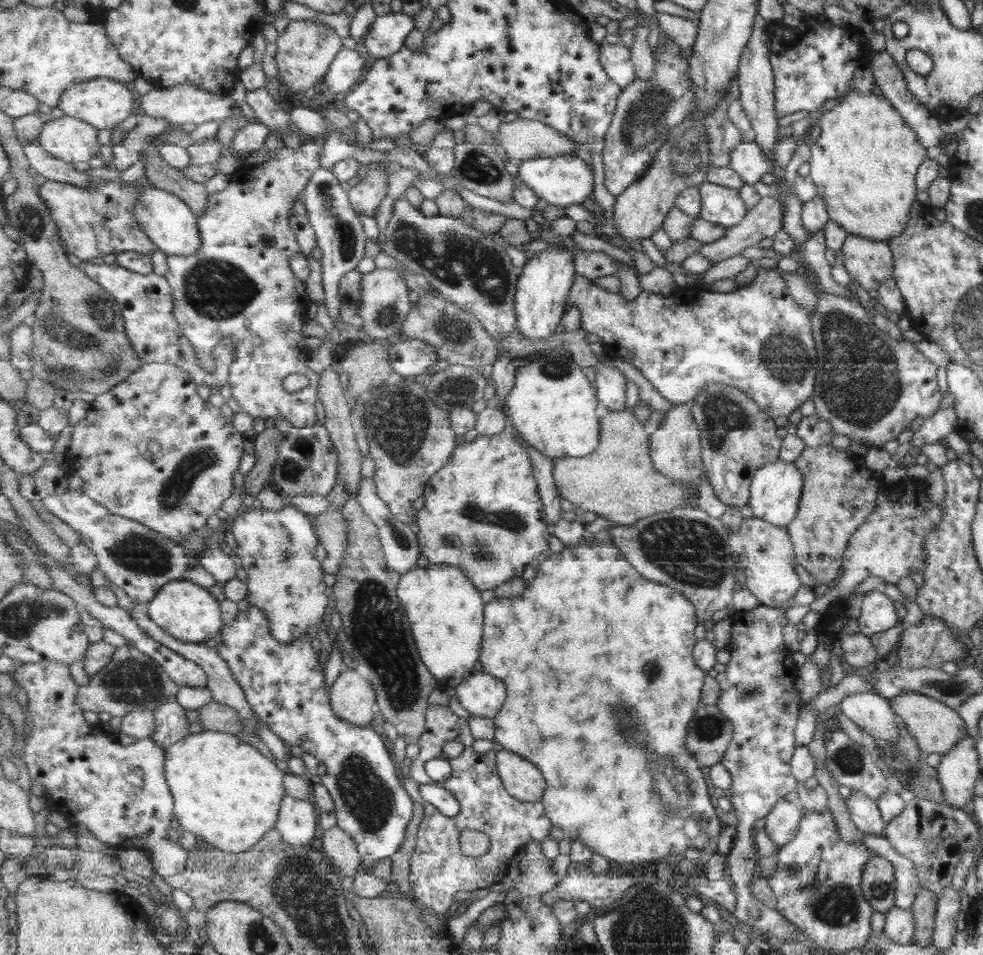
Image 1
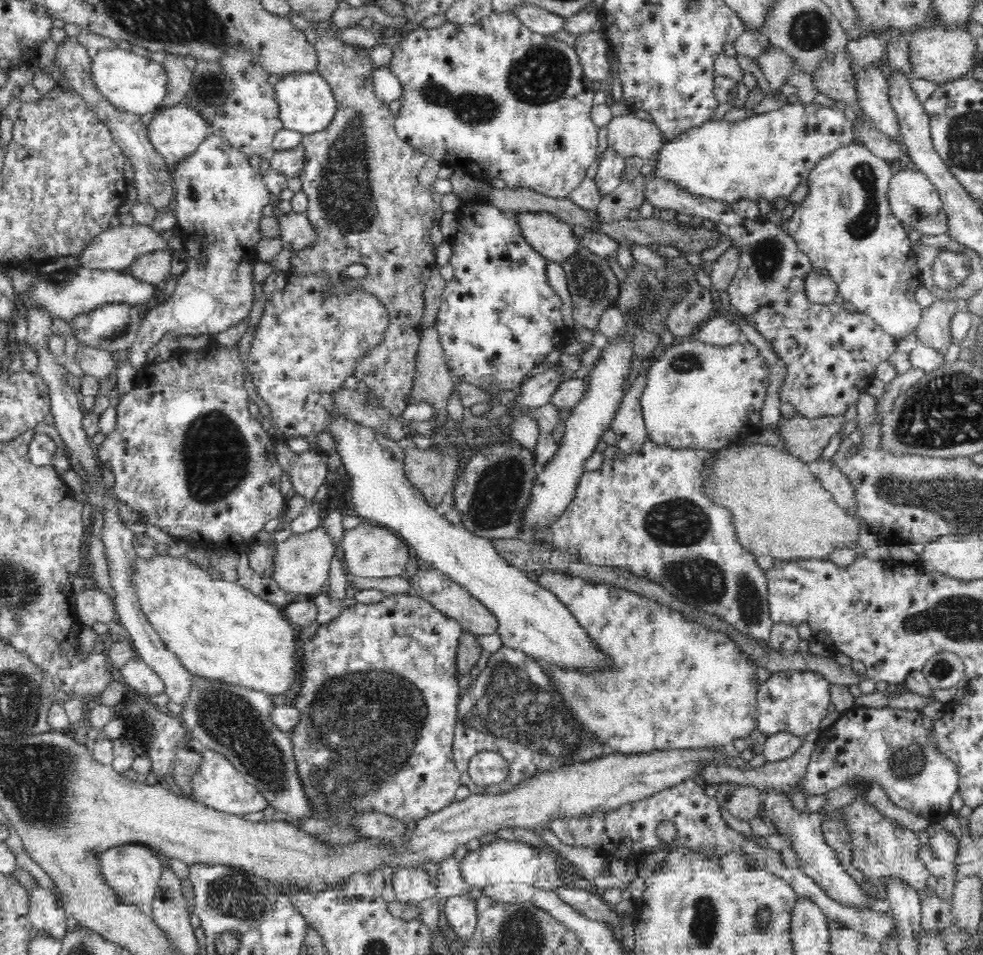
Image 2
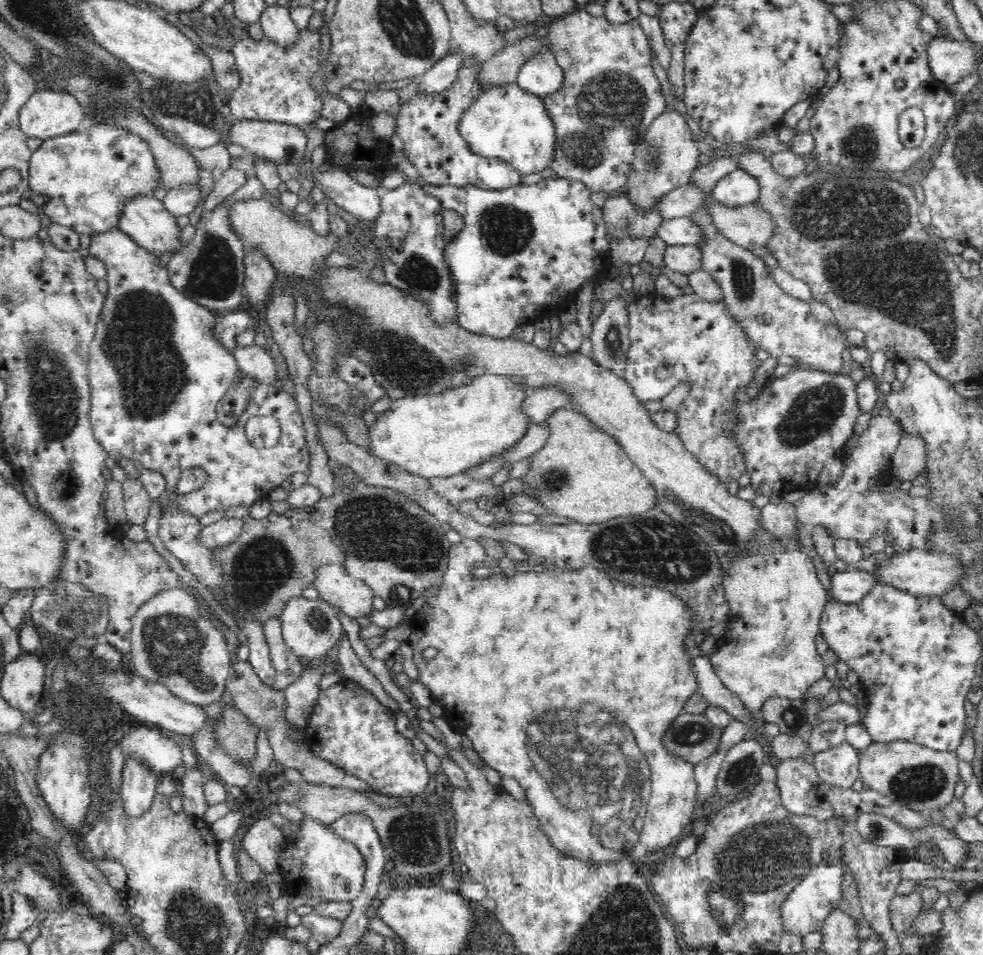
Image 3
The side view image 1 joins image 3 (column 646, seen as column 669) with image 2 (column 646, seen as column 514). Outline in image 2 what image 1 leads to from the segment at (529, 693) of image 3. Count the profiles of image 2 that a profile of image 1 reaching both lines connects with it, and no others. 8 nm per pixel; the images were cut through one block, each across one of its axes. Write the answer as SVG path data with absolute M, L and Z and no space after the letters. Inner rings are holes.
M544 571L537 581L547 590L553 591L558 596L558 599L580 620L580 624L588 630L588 634L606 650L612 654L612 658L616 660L620 672L614 674L590 674L590 676L582 676L578 672L566 669L547 670L548 675L554 681L554 687L562 692L564 701L568 702L573 714L580 718L579 722L588 724L588 728L594 734L598 734L598 738L604 738L606 745L612 749L612 752L621 752L624 754L640 754L653 750L670 750L681 748L712 748L714 745L731 746L736 738L749 738L750 734L754 733L758 727L758 675L756 675L756 666L748 660L747 655L738 649L738 646L727 636L726 633L710 630L703 625L686 619L680 612L670 610L666 606L656 604L654 600L642 598L640 594L628 592L628 590L620 590L620 588L612 588L612 586L604 586L594 582L594 586L590 582L586 582L582 577L574 577L566 574L563 571Z

